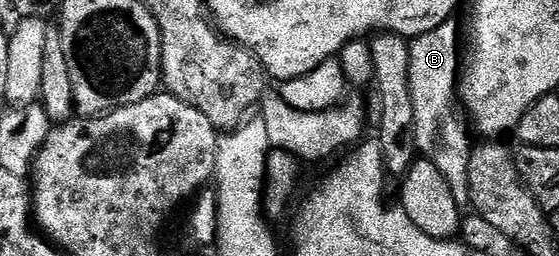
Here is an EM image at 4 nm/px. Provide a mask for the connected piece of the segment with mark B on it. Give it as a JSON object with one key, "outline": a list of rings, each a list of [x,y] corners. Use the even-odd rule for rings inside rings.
{"outline":[[[454,18],[446,19],[436,29],[421,34],[410,42],[409,89],[416,118],[417,147],[422,156],[430,158],[453,192],[453,199],[460,209],[471,204],[469,193],[469,161],[473,142],[469,137],[466,118],[455,113],[453,107],[458,98],[458,76],[461,71],[459,59],[459,27]]]}

